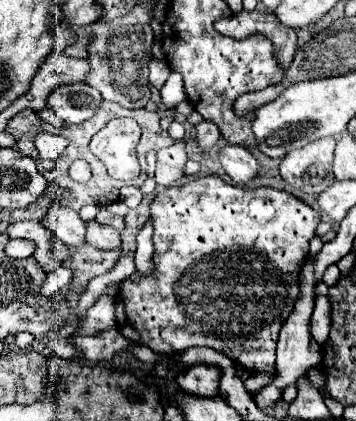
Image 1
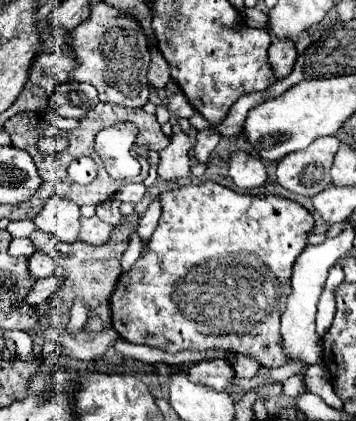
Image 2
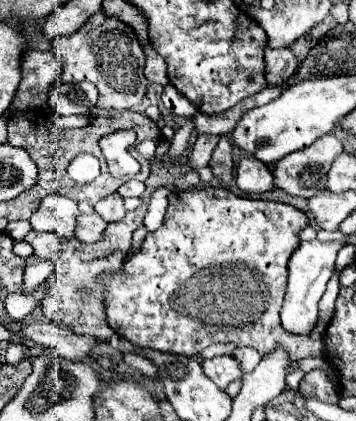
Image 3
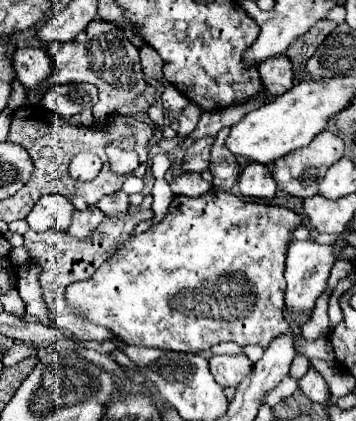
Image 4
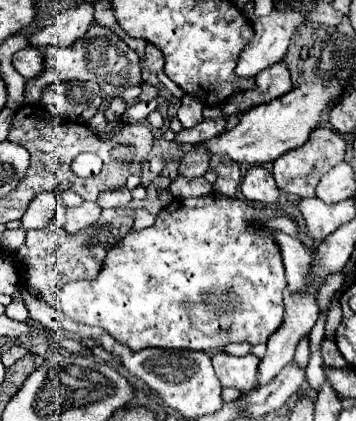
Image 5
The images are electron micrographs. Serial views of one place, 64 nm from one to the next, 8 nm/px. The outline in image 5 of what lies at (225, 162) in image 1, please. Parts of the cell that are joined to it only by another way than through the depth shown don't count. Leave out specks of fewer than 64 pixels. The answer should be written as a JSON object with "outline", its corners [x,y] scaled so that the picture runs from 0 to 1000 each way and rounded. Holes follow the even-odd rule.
{"outline":[[[708,394],[680,423],[674,451],[691,475],[713,475],[758,489],[781,475],[775,432],[764,428],[764,413],[742,394]]]}

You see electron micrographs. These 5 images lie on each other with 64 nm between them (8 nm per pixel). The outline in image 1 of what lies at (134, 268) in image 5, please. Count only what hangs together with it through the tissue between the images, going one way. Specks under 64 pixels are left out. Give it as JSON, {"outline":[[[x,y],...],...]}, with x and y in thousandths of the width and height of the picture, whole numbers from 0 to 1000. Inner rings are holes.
{"outline":[[[573,418],[545,432],[528,432],[517,442],[494,447],[461,447],[438,461],[433,480],[421,485],[421,523],[433,537],[433,646],[416,660],[388,656],[382,646],[354,660],[337,675],[337,698],[326,703],[326,765],[331,784],[348,789],[360,808],[376,817],[399,817],[427,827],[449,841],[506,841],[522,827],[539,822],[584,822],[624,841],[635,841],[646,855],[691,874],[702,888],[764,888],[770,884],[770,855],[775,855],[775,812],[787,779],[798,770],[798,755],[815,751],[820,722],[831,717],[831,656],[843,656],[843,627],[865,608],[865,575],[888,561],[888,537],[899,532],[899,508],[854,485],[843,470],[820,461],[761,444],[716,447],[685,458],[683,444],[657,444],[635,437],[612,418]]]}

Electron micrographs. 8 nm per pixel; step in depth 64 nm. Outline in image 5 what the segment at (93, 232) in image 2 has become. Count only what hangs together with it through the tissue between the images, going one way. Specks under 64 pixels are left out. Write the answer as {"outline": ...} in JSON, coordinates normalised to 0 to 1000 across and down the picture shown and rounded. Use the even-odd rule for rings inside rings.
{"outline":[[[236,480],[230,489],[219,494],[191,494],[185,499],[185,551],[197,556],[213,556],[247,537],[258,537],[275,518],[281,518],[281,489],[270,480]]]}

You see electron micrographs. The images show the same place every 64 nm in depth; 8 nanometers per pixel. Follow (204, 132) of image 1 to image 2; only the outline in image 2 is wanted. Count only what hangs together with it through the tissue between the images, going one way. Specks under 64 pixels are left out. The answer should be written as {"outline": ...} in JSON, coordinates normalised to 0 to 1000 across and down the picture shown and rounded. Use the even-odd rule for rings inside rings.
{"outline":[[[573,304],[556,309],[551,318],[551,347],[545,347],[545,371],[556,385],[579,390],[590,375],[590,361],[607,352],[607,342],[618,337],[618,318],[601,304]]]}

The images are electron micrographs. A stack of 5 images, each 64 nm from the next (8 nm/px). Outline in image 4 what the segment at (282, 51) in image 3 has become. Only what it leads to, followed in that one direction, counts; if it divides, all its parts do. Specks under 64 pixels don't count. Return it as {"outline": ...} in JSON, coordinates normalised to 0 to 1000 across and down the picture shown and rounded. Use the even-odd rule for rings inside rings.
{"outline":[[[803,128],[742,143],[742,152],[725,157],[725,171],[742,195],[742,214],[730,219],[730,228],[787,228],[787,219],[815,214],[826,200],[826,162]]]}

